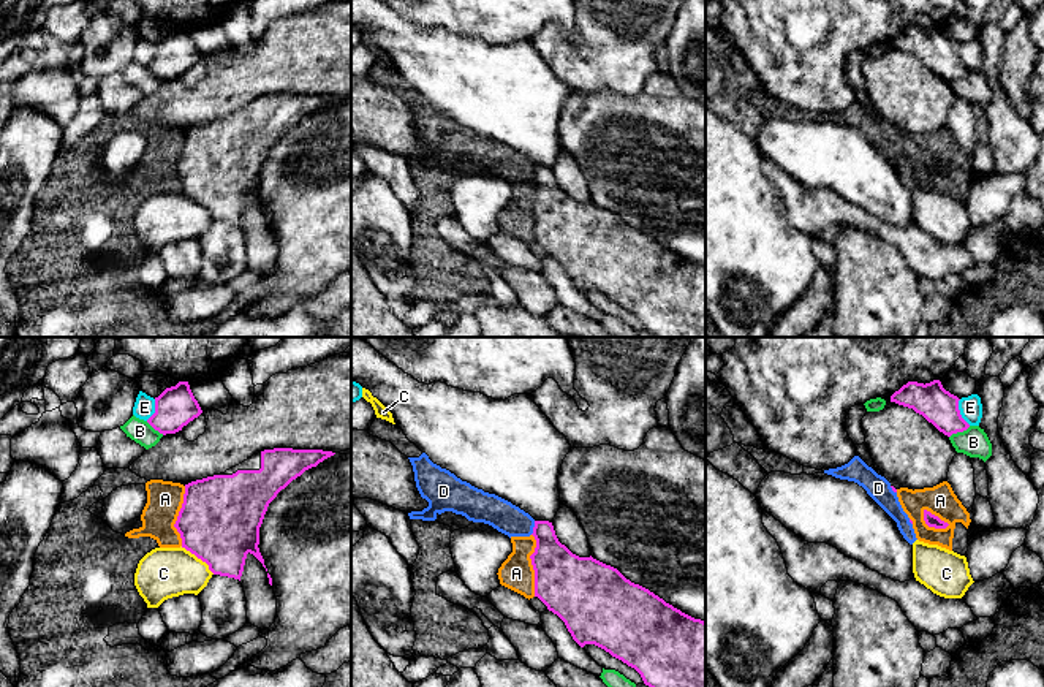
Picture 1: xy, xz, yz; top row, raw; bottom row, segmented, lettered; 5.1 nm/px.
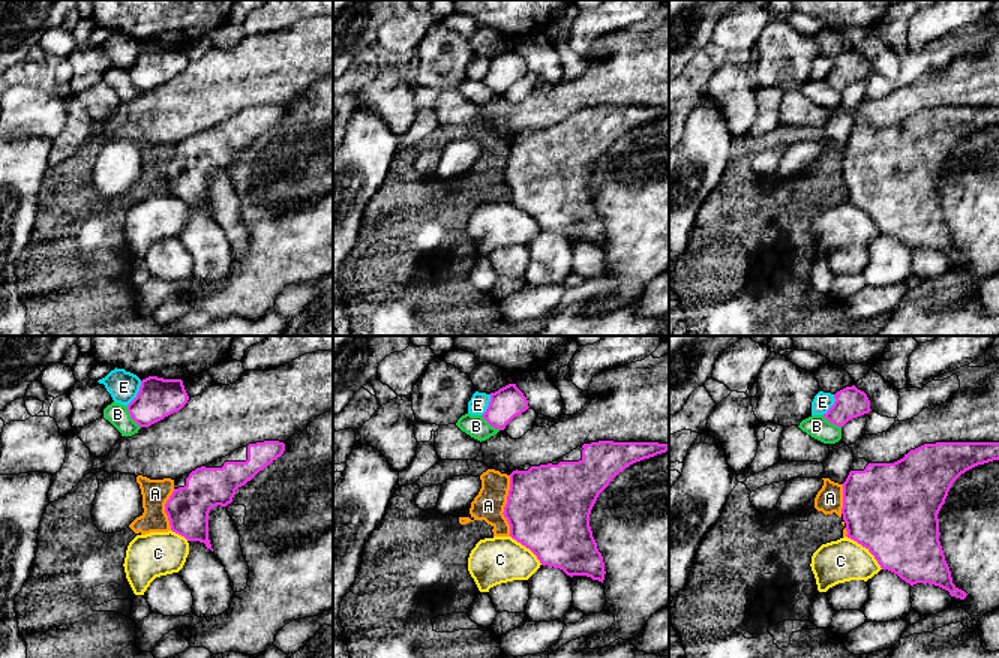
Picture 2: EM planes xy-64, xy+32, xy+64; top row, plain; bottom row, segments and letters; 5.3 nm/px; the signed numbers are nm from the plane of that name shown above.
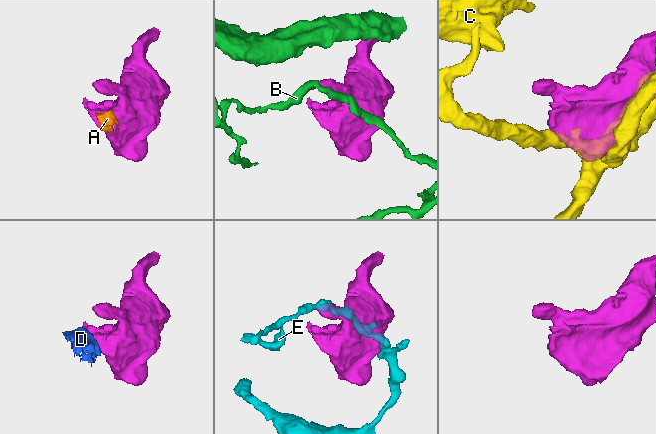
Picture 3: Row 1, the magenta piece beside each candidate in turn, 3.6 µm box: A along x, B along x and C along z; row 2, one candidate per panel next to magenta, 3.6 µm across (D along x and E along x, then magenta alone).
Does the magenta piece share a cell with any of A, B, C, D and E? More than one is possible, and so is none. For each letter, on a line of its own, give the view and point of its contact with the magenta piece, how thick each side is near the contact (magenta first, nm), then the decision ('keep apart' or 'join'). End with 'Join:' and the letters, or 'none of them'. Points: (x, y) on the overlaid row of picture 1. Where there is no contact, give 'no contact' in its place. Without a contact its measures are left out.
A: xz (532, 564) | 320/170 nm | keep apart
B: yz (959, 431) | 180/150 nm | keep apart
C: xy (198, 557) | 420/260 nm | keep apart
D: xz (533, 527) | 240/160 nm | keep apart
E: yz (959, 412) | 180/120 nm | keep apart
Join: none of them

